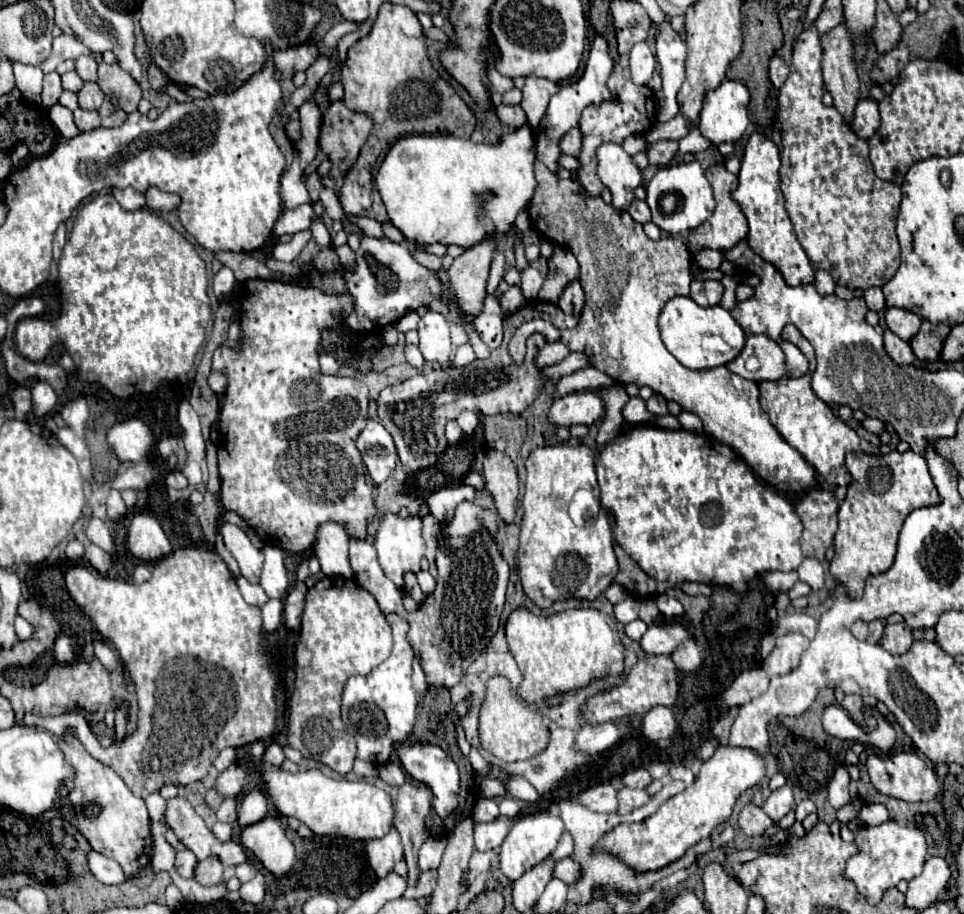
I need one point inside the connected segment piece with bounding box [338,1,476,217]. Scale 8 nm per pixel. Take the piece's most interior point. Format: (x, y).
(388, 74)

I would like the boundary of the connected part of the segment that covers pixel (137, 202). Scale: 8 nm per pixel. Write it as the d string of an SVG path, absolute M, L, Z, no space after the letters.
M128 187L128 189L112 189L112 195L120 203L120 207L128 209L128 211L136 211L136 209L142 209L146 205L142 193L134 191L132 187Z

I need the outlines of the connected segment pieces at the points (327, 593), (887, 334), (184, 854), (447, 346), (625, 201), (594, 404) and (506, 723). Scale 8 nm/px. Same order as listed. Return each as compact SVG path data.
M324 577L324 579L320 579L312 589L308 589L308 593L306 593L306 607L304 607L304 615L302 615L300 641L298 641L298 647L296 647L296 689L294 689L292 699L290 699L288 745L292 745L294 749L298 749L304 757L312 757L312 759L322 761L324 765L328 765L330 769L338 771L340 775L346 775L346 773L352 771L352 763L354 763L354 759L356 759L356 743L354 743L354 739L346 733L344 723L342 723L342 719L340 719L340 697L342 697L342 687L344 687L344 683L346 683L348 677L352 677L352 675L366 675L366 673L370 673L376 665L380 665L380 663L388 657L388 653L392 651L392 635L390 635L390 631L392 631L392 629L388 629L388 621L386 621L386 617L382 615L382 611L380 611L376 599L374 599L364 587L360 587L354 579L348 581L346 577Z
M890 329L884 331L884 347L888 351L888 355L892 357L892 361L896 361L896 365L914 365L916 357L912 353L912 347L908 341L900 339L898 335L894 335Z
M184 849L184 851L178 851L176 853L176 871L182 875L182 877L192 877L194 875L194 867L196 867L196 863L198 863L198 859L194 857L194 853L192 851L188 851L188 849Z
M428 311L420 319L418 333L420 333L420 351L424 355L424 361L448 365L452 343L450 343L450 327L446 323L446 317L436 311Z
M604 143L596 149L598 177L612 193L612 207L616 213L628 211L634 189L642 183L642 171L636 169L630 155L618 143Z
M594 391L568 393L554 401L550 421L554 425L596 425L606 415L604 399Z
M490 677L486 683L486 697L480 707L478 731L482 747L502 761L520 761L542 753L550 735L542 715L532 711L516 693L512 693L510 683L504 677Z

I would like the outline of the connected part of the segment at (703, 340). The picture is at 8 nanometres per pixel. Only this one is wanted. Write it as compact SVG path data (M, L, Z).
M674 297L660 315L660 331L666 349L688 369L716 369L740 355L746 335L740 323L720 305L700 307L690 297Z

